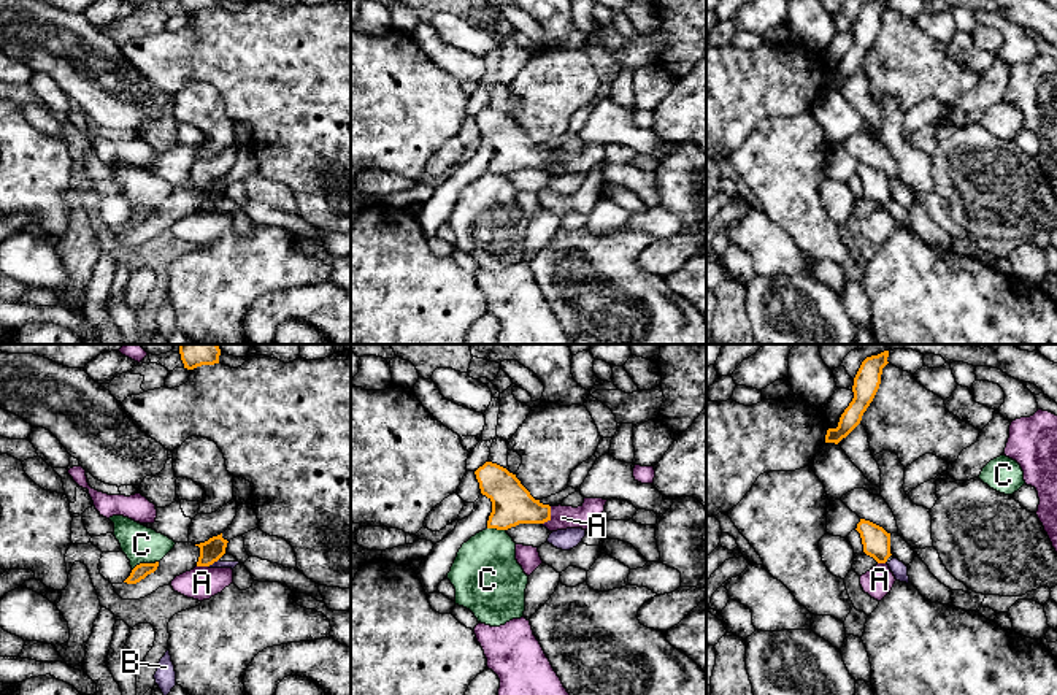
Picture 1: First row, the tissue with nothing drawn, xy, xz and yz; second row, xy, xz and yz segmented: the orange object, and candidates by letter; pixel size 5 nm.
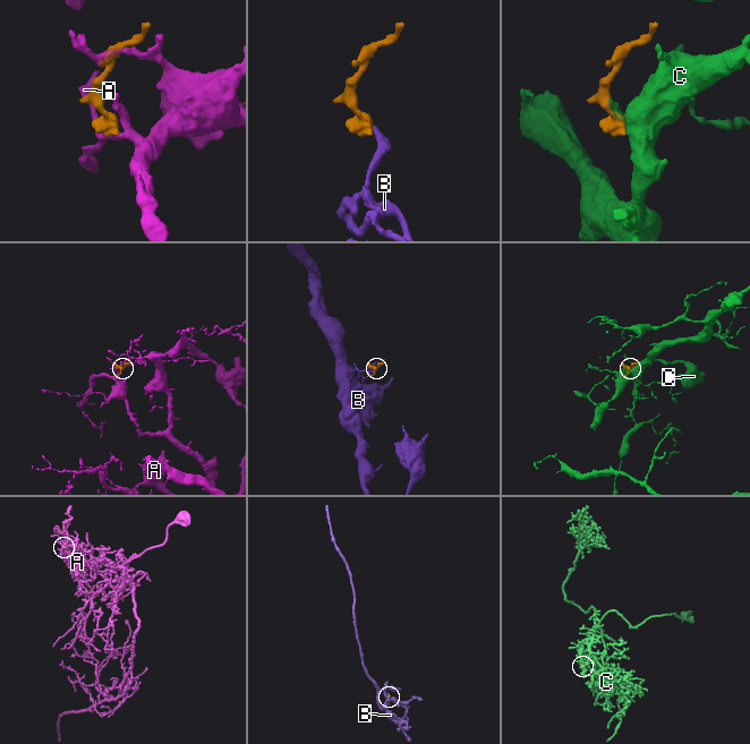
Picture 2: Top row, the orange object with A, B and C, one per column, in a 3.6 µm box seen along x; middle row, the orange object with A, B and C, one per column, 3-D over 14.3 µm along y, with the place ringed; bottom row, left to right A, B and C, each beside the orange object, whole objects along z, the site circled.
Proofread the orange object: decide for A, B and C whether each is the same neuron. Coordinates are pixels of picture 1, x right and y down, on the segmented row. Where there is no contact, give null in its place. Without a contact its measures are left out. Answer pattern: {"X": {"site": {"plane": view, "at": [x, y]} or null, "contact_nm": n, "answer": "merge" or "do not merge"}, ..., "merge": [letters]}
{"A": {"site": {"plane": "xz", "at": [549, 516]}, "contact_nm": 110, "answer": "do not merge"}, "B": {"site": {"plane": "xy", "at": [213, 562]}, "contact_nm": 70, "answer": "do not merge"}, "C": {"site": {"plane": "xy", "at": [145, 564]}, "contact_nm": 140, "answer": "do not merge"}, "merge": []}

